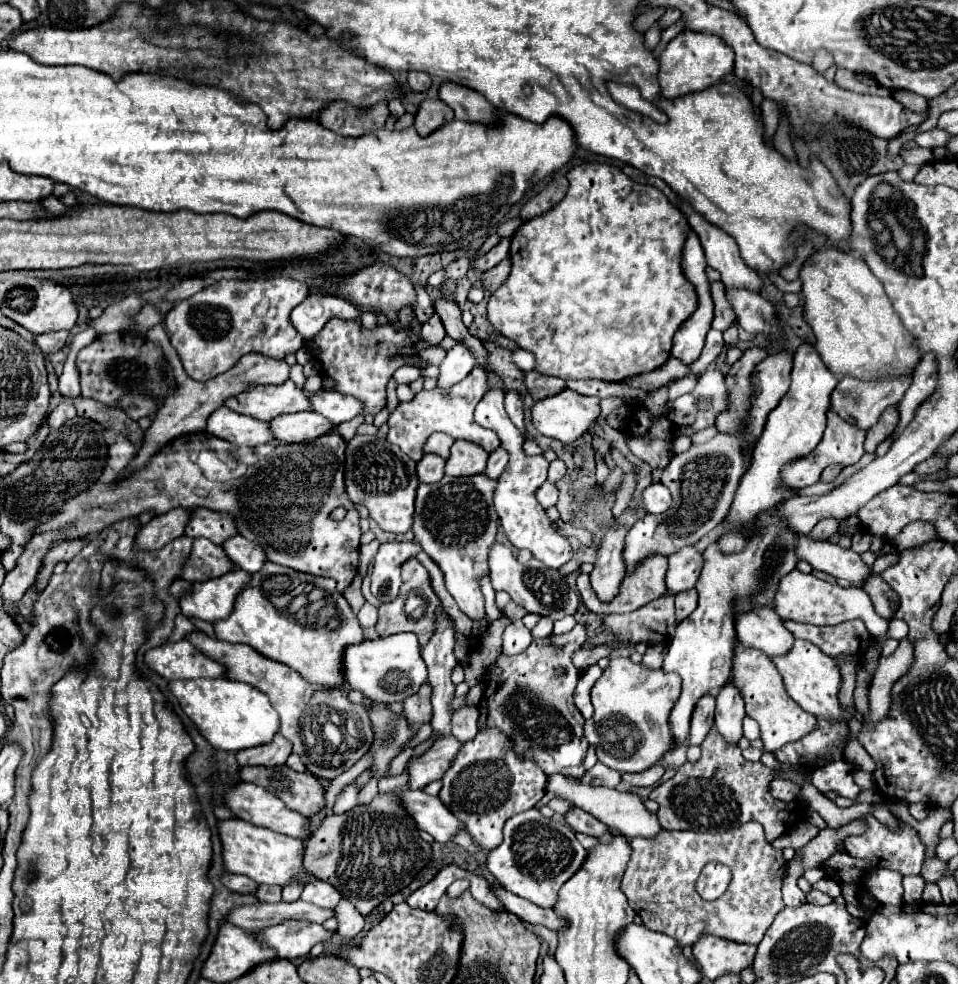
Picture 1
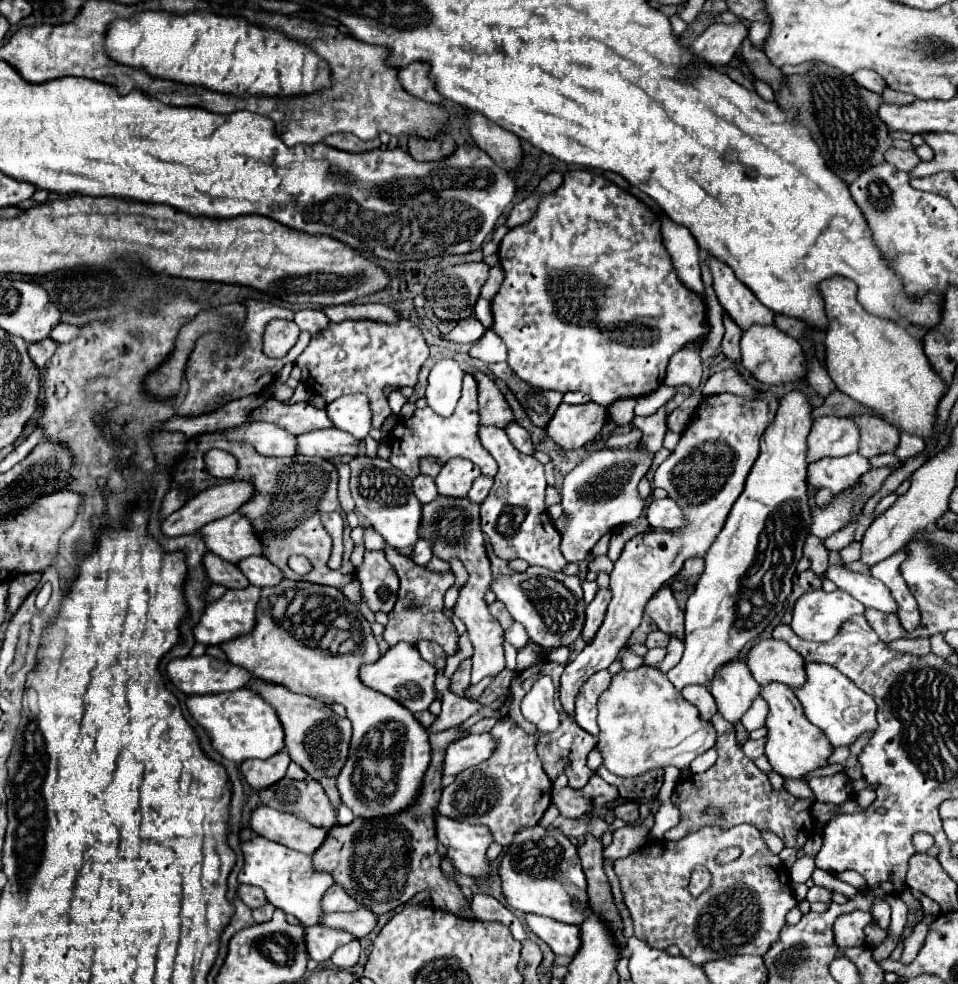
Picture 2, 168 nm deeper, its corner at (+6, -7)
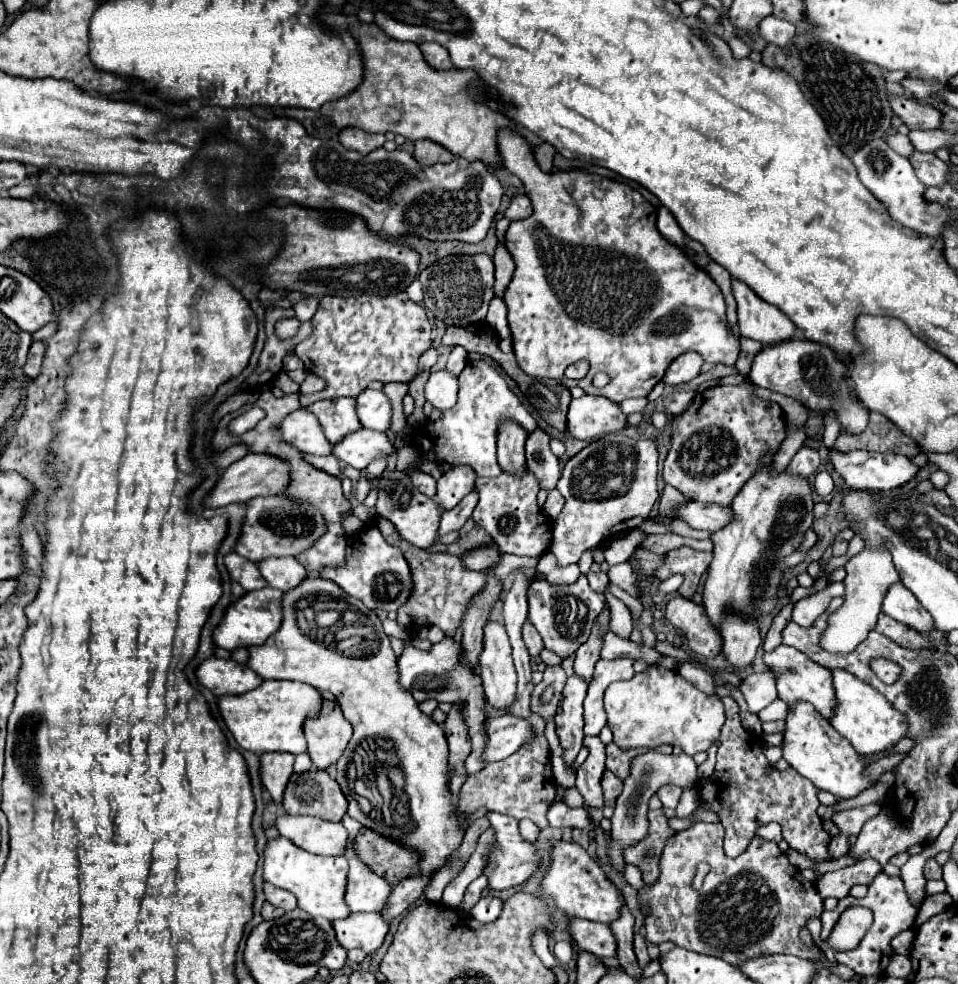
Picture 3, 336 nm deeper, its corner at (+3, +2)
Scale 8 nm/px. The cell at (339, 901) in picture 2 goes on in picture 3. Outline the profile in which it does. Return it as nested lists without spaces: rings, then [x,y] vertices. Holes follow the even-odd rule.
[[[348,854],[350,872],[346,886],[346,904],[352,912],[382,912],[392,892],[392,886],[374,874],[358,854]]]

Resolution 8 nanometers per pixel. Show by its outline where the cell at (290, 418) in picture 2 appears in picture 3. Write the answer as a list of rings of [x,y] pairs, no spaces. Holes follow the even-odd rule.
[[[354,398],[320,400],[312,404],[308,410],[318,416],[330,444],[338,444],[338,440],[344,440],[350,432],[358,432],[362,428],[356,414]]]

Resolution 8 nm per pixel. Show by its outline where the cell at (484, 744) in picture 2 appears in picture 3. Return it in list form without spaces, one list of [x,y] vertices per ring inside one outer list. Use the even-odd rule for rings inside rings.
[[[498,716],[488,718],[488,746],[484,760],[486,762],[498,762],[510,754],[514,754],[522,744],[528,744],[534,740],[532,724],[518,716]]]

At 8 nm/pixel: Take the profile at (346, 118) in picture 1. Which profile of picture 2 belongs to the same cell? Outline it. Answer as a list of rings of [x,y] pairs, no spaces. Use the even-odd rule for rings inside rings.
[[[333,133],[333,135],[327,135],[323,139],[325,145],[329,147],[335,147],[335,149],[341,149],[341,151],[351,151],[351,153],[361,153],[361,151],[371,151],[371,149],[377,149],[381,145],[379,139],[373,139],[373,141],[361,141],[359,137],[351,135],[351,133]]]

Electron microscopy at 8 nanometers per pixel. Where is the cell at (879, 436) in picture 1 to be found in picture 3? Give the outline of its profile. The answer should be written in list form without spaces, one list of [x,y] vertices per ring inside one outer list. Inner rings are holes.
[[[870,412],[870,424],[862,434],[850,436],[850,434],[842,432],[836,438],[832,450],[840,450],[840,452],[852,452],[852,450],[894,452],[894,454],[902,454],[908,458],[912,458],[920,452],[918,444],[912,438],[902,434],[894,422],[890,422],[886,416],[882,416],[878,412]]]

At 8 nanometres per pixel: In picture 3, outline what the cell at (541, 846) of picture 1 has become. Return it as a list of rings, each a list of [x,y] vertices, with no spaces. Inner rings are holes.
[[[558,842],[552,850],[554,862],[550,866],[550,872],[544,876],[542,886],[546,896],[550,896],[560,910],[564,910],[572,918],[584,918],[594,922],[610,924],[618,920],[618,914],[626,906],[624,894],[620,888],[616,888],[604,870],[586,854],[586,850],[576,842]]]

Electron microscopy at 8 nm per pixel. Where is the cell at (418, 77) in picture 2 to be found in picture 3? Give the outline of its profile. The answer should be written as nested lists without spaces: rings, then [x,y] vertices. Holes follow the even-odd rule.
[[[424,42],[424,44],[420,44],[420,50],[422,50],[426,62],[432,68],[436,68],[436,70],[450,70],[452,68],[450,56],[448,56],[446,48],[442,48],[440,44],[436,44],[436,42]]]

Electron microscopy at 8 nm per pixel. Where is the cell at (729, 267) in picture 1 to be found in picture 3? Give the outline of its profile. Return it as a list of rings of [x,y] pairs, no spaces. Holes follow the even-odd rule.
[[[732,280],[732,290],[738,302],[740,336],[758,340],[764,346],[786,342],[796,336],[796,326],[792,324],[792,320],[776,306],[760,300],[746,284],[740,284],[740,280]]]

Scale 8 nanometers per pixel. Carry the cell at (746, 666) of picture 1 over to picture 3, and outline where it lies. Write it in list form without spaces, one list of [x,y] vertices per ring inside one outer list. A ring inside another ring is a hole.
[[[800,702],[788,710],[784,732],[784,760],[804,778],[816,784],[818,790],[826,790],[840,800],[856,798],[860,792],[874,784],[874,780],[866,776],[868,760],[862,758],[850,746],[850,742],[842,738],[834,726],[830,726],[828,720],[824,720],[808,702]]]

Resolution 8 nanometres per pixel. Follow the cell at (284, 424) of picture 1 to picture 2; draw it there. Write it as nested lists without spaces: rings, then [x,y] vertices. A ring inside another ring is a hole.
[[[319,429],[315,433],[301,433],[297,439],[297,453],[311,455],[311,457],[323,457],[323,459],[335,459],[341,455],[357,455],[357,439],[349,433],[343,433],[341,429]]]

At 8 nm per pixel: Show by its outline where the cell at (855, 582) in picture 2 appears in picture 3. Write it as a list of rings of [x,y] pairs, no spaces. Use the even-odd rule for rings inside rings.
[[[900,582],[890,586],[890,590],[886,592],[882,612],[894,618],[896,622],[902,622],[922,634],[934,630],[934,620],[930,620],[930,614],[926,612],[926,608],[922,608],[922,604],[914,600],[914,594],[908,592]]]

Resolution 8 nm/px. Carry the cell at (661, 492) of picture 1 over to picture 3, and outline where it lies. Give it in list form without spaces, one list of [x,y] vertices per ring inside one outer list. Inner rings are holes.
[[[692,500],[676,508],[676,518],[684,520],[688,526],[696,530],[716,532],[718,528],[730,524],[730,506],[722,508],[718,504],[704,504]]]

